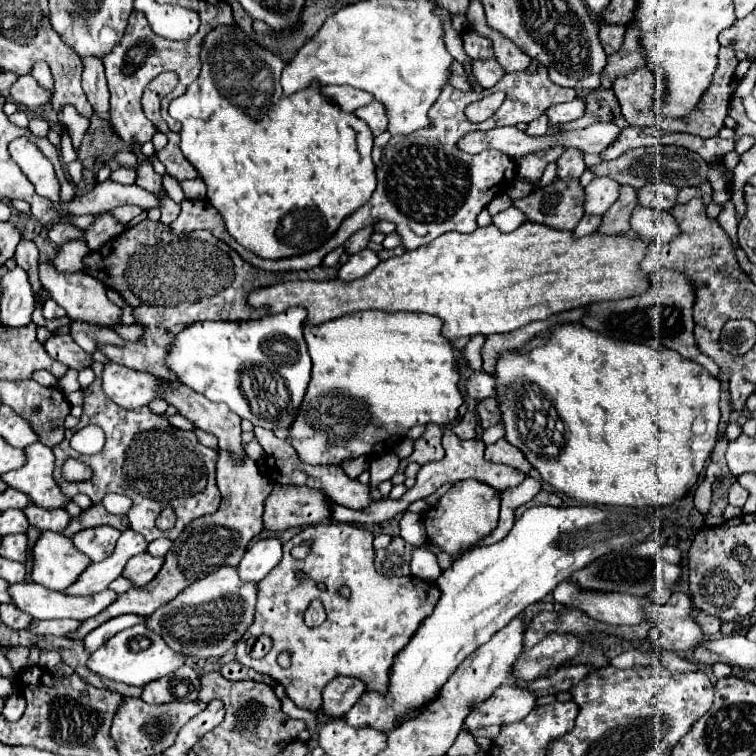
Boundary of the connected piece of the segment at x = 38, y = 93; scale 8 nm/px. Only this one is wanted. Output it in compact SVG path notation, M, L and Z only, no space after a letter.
M31 74L19 76L15 80L15 84L11 84L9 94L11 94L11 98L13 98L13 102L17 106L29 108L29 110L39 108L41 104L49 104L49 100L51 100L51 92L37 86L37 82L35 82L35 78Z

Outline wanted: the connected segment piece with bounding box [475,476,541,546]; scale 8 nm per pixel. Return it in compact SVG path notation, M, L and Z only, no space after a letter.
M527 476L519 486L501 492L501 518L499 518L499 526L485 540L477 542L475 546L489 546L489 544L495 544L495 542L503 540L509 534L509 530L513 528L515 508L519 508L521 504L533 500L539 490L541 490L539 480Z

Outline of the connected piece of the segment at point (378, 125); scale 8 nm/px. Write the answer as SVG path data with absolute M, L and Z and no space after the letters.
M371 100L371 104L357 108L355 116L361 118L373 132L373 136L379 136L387 130L387 116L383 112L383 104L379 104L377 100Z

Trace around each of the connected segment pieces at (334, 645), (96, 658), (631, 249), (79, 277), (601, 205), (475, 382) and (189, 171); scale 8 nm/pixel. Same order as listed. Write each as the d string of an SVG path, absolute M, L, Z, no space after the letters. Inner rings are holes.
M321 522L307 526L283 544L281 564L257 584L255 624L245 636L269 636L273 646L263 658L253 660L245 652L245 640L239 640L235 646L235 660L271 676L299 708L315 712L321 706L323 688L339 674L359 676L365 680L367 690L385 692L393 658L411 640L439 600L435 582L415 576L387 578L377 574L373 564L373 538L373 532L355 524ZM303 542L311 542L309 554L303 560L291 558L291 548ZM297 570L303 570L305 578L297 578ZM319 582L327 586L323 592L317 588ZM341 586L349 588L349 598L339 594ZM311 600L321 600L325 606L327 620L323 626L307 628L303 624L303 614ZM281 652L291 654L289 668L277 664L277 654Z
M143 624L121 630L99 650L95 650L87 660L87 668L91 672L115 682L125 682L129 686L145 686L157 678L169 676L181 664L185 664L185 656L175 656L175 650L167 648L167 644L163 644L163 638L155 636L155 632L147 630Z
M525 222L521 224L517 230L513 232L501 232L497 230L495 226L487 226L487 228L477 228L475 232L471 234L459 234L459 232L447 232L439 238L435 238L431 244L423 246L423 248L417 248L417 250L409 250L405 252L403 256L397 256L397 258L389 258L385 262L381 262L373 272L369 272L367 276L363 278L357 278L357 280L351 280L351 282L343 282L339 278L335 280L325 280L325 282L303 282L303 280L295 280L295 282L281 282L281 284L275 284L275 286L267 286L267 288L255 288L249 292L247 296L247 304L251 308L267 308L267 312L273 316L273 314L279 314L291 306L303 306L307 310L307 318L305 318L305 326L307 324L323 324L323 322L329 322L333 318L339 318L343 314L351 314L351 312L361 312L361 310L383 310L383 312L425 312L425 314L433 314L433 316L439 316L443 318L443 334L451 340L457 340L457 338L467 338L467 336L473 336L473 334L495 334L495 332L513 332L533 320L545 320L549 318L551 314L559 314L559 312L565 312L565 310L571 310L571 308L579 308L579 306L585 306L585 304L591 304L595 300L617 300L617 298L623 298L623 296L635 296L635 292L643 292L643 276L645 274L639 274L639 262L643 260L645 256L645 248L647 244L637 236L637 234L625 234L625 236L603 236L599 232L593 232L589 236L583 236L583 238L573 238L573 232L563 232L563 230L553 230L553 228L547 228L543 224L533 224L533 222Z
M39 262L39 280L43 290L49 292L51 300L55 300L61 308L65 308L67 316L71 320L87 320L105 328L111 328L121 316L121 308L115 306L107 296L103 284L95 280L93 276L87 276L83 272L57 272L57 268L51 262Z
M607 176L593 178L593 182L585 186L585 214L601 216L617 200L617 196L619 184L615 184L615 180L607 180Z
M461 362L461 378L467 386L469 398L473 400L485 400L485 398L493 398L495 396L495 378L487 376L485 372L475 374L465 362Z
M167 132L167 136L169 136L169 144L157 154L157 158L167 168L167 174L179 182L187 180L187 178L197 178L197 170L187 162L187 158L183 156L183 152L179 148L179 134Z

